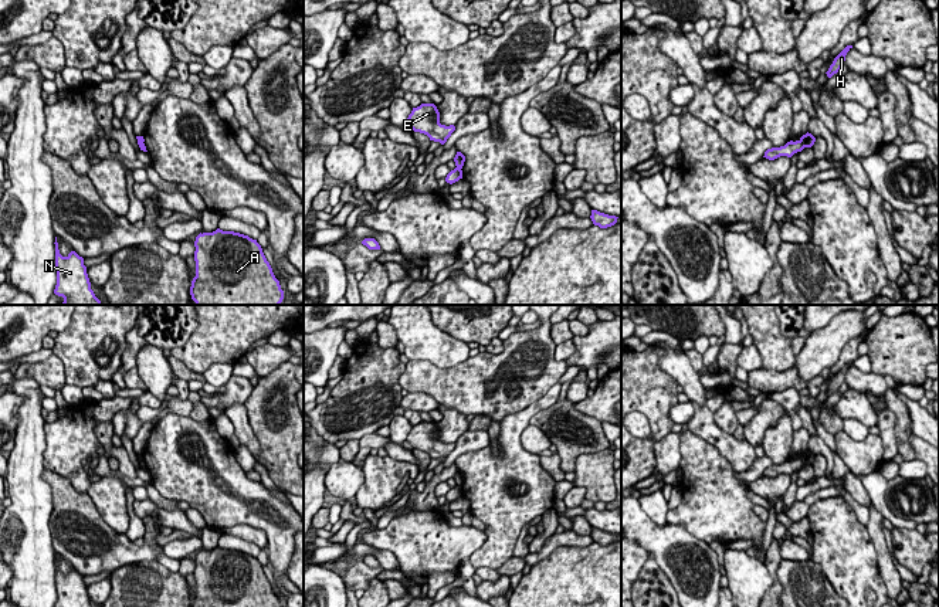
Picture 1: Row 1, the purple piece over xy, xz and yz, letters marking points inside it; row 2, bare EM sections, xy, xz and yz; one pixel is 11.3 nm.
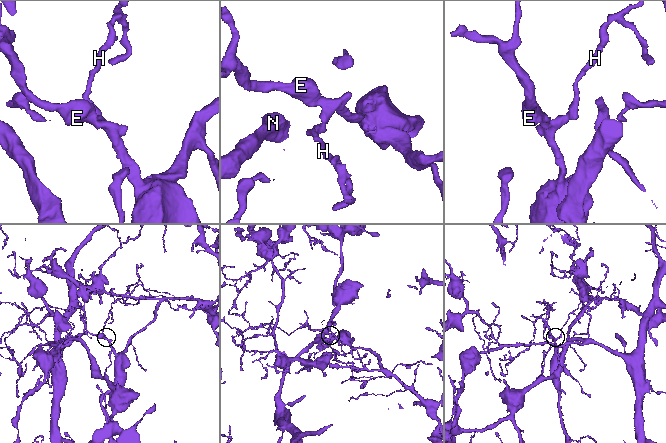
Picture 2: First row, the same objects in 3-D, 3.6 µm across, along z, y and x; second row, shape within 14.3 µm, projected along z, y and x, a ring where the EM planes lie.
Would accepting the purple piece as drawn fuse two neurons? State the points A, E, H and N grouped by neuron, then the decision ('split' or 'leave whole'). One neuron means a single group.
groups A E N / H; split

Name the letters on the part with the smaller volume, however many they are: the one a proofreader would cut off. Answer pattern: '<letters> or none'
H

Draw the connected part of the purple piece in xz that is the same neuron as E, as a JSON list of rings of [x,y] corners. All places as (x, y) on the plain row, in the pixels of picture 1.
[[[421,421],[413,425],[406,441],[414,448],[424,451],[430,458],[444,462],[455,448],[454,442],[445,444],[440,441],[440,430],[434,421]]]

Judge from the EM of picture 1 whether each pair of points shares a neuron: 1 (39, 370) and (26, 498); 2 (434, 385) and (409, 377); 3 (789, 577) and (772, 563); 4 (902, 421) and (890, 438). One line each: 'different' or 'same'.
1: different
2: same
3: different
4: different

